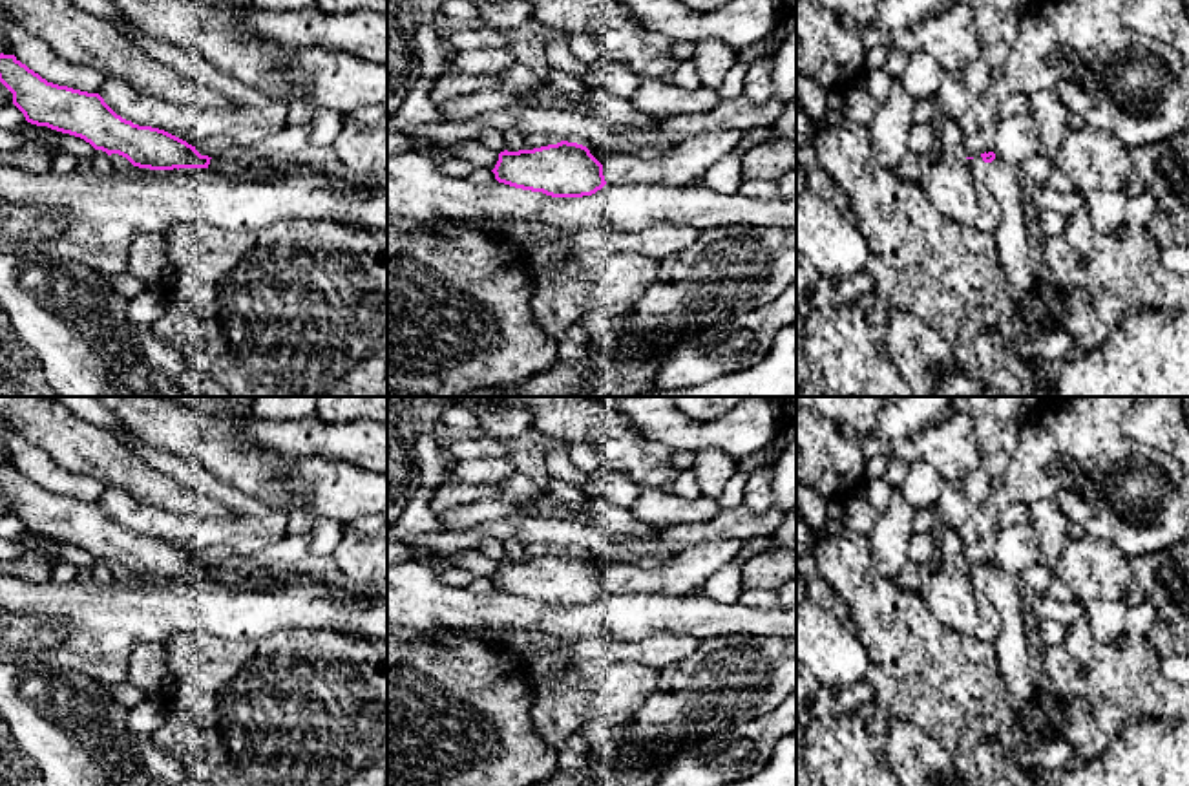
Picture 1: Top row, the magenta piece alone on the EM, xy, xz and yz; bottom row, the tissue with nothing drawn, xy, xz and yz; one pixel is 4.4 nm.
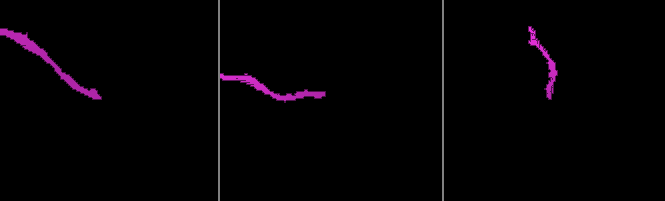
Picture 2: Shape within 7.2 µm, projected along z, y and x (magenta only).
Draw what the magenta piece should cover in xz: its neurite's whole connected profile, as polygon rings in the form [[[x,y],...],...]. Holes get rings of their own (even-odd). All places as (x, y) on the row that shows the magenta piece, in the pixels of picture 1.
[[[568,141],[533,150],[504,150],[491,172],[499,183],[552,197],[592,196],[606,185],[603,165],[590,150]]]

